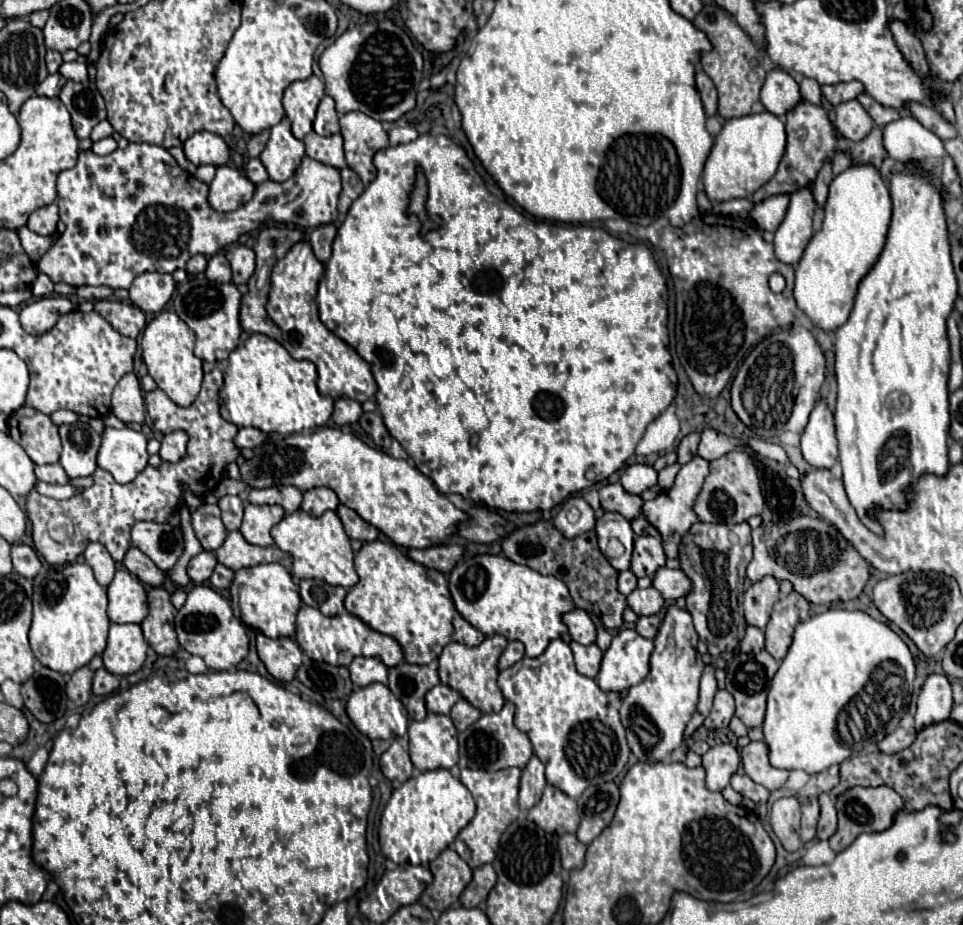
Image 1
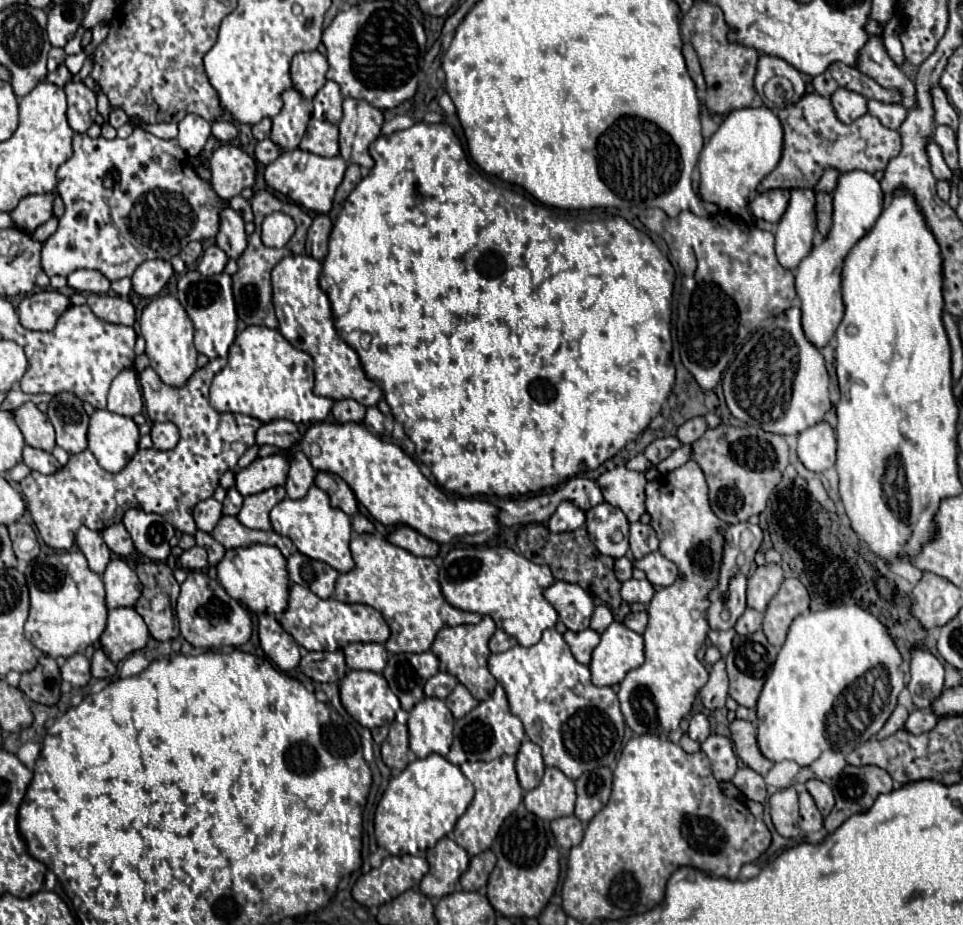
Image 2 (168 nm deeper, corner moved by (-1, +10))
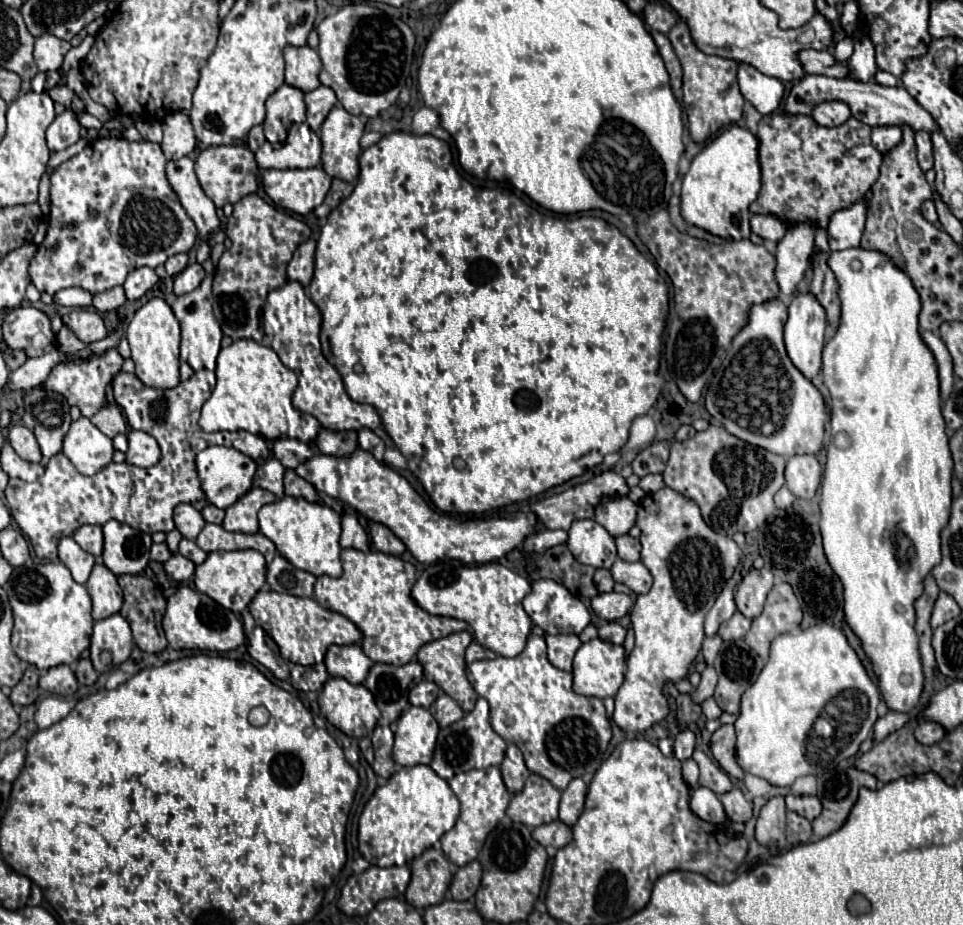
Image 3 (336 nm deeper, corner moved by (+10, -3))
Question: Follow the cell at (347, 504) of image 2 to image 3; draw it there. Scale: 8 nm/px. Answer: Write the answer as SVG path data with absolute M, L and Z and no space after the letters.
M285 470L283 486L285 486L285 494L287 496L303 496L309 502L319 502L317 490L307 480L303 480L301 476L297 476L295 470Z

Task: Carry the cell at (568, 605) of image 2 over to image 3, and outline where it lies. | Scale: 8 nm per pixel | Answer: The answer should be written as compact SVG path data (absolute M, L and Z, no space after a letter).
M551 578L533 580L531 592L523 598L521 604L529 614L529 618L533 620L533 624L539 626L545 634L581 634L581 630L591 622L591 614L585 608L585 604L573 594L569 594L565 586L561 586L559 582L553 582Z

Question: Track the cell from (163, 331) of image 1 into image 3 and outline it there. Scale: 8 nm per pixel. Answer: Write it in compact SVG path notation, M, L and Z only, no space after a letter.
M151 298L143 304L125 332L135 362L135 376L155 388L173 388L179 384L179 322L163 298Z

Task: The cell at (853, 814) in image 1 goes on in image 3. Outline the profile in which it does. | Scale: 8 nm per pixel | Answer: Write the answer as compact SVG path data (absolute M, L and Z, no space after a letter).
M855 766L837 768L817 778L817 798L823 804L823 812L813 820L813 832L817 838L825 838L843 826L857 802L861 786L875 790L877 778Z

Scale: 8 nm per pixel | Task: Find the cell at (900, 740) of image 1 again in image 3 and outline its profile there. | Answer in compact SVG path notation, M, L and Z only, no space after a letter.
M923 720L915 730L915 738L921 744L935 744L943 740L943 736L945 736L945 728L933 720Z

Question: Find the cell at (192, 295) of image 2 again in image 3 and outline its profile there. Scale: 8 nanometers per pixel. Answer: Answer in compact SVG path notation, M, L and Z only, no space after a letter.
M209 259L202 266L207 272L207 276L201 282L201 286L189 294L177 296L171 304L171 308L173 308L173 314L177 316L179 324L181 324L181 360L187 362L193 370L215 370L215 360L217 360L217 354L221 348L223 332L221 332L217 318L213 316L213 263Z

